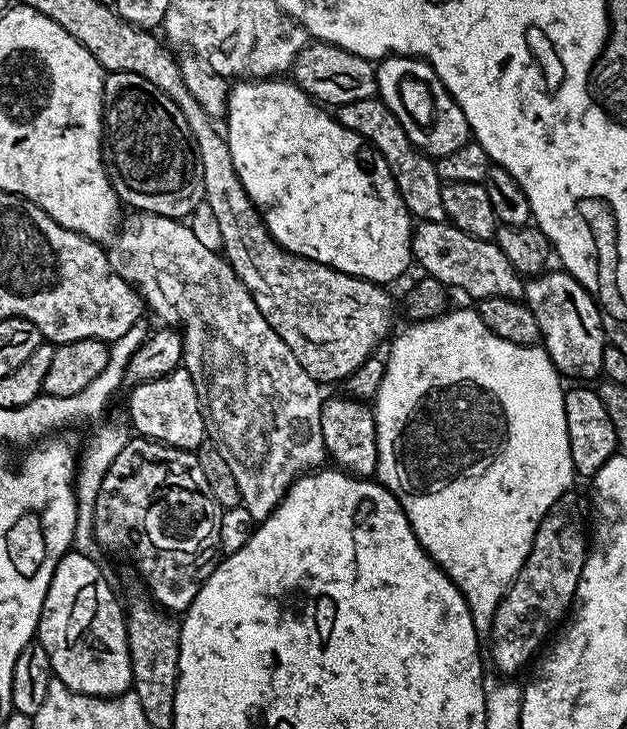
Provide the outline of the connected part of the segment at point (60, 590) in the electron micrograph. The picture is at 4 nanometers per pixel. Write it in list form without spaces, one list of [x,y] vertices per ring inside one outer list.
[[[75,550],[67,552],[58,562],[42,606],[38,643],[44,647],[46,654],[50,654],[53,677],[61,680],[72,692],[111,698],[123,696],[132,686],[128,622],[125,609],[116,601],[103,570],[95,564],[96,562],[93,557],[84,556]]]

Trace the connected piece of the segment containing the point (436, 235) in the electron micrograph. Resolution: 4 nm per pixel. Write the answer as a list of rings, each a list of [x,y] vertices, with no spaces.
[[[429,220],[417,223],[412,230],[412,258],[418,265],[424,267],[423,275],[434,279],[447,286],[449,289],[457,288],[460,292],[465,292],[468,296],[473,296],[476,302],[485,300],[486,298],[510,298],[511,300],[519,300],[524,295],[525,277],[514,270],[511,265],[510,258],[506,258],[506,254],[502,254],[502,250],[492,240],[479,240],[478,238],[470,238],[470,234],[466,234],[462,230],[458,230],[447,222],[439,224],[438,222],[430,222]]]

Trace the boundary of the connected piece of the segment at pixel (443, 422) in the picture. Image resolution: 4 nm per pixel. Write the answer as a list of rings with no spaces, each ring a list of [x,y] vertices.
[[[460,308],[457,312],[445,311],[444,315],[434,320],[413,323],[400,337],[391,341],[392,349],[388,352],[388,365],[384,368],[384,377],[376,388],[376,441],[378,442],[378,466],[375,479],[389,488],[396,495],[416,540],[423,546],[429,558],[444,571],[458,586],[468,604],[472,621],[477,633],[484,634],[491,629],[492,619],[507,594],[512,579],[522,570],[526,558],[532,549],[534,534],[550,506],[562,498],[564,492],[573,487],[574,473],[570,458],[570,438],[566,434],[566,410],[564,409],[565,385],[552,360],[543,347],[527,344],[518,346],[498,338],[482,322],[479,311]]]

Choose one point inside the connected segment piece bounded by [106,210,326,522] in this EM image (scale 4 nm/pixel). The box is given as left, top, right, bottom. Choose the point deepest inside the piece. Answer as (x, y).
(264, 417)

